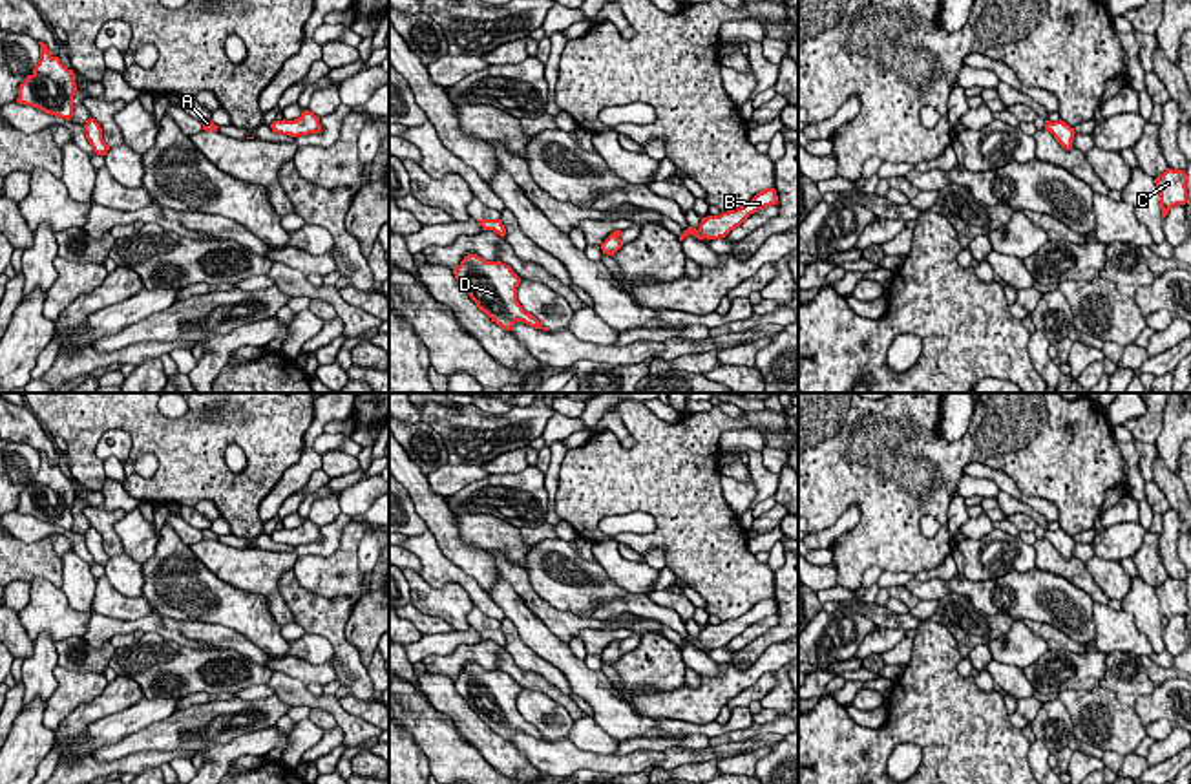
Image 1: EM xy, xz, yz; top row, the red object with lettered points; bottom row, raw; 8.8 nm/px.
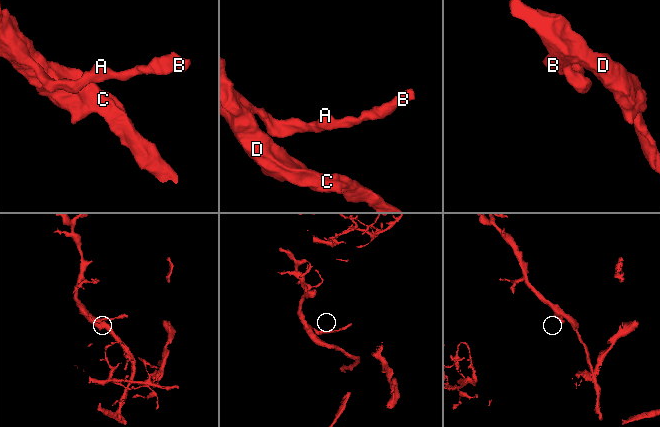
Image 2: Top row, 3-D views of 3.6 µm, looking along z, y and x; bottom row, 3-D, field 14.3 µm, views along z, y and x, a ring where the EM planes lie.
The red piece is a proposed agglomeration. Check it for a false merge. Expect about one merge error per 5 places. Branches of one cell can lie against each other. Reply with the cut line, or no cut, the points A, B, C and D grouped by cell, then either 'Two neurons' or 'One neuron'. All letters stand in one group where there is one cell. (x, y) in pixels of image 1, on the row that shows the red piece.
No split. Groups: A B C D. One neuron

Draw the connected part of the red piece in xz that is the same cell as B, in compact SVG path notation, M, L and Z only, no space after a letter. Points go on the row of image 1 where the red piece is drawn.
M765 188L758 192L749 203L745 203L740 208L722 212L720 216L707 216L701 219L700 228L689 227L680 236L680 241L683 241L689 234L701 239L720 239L725 238L731 230L740 227L751 214L778 205L778 196L775 188Z

